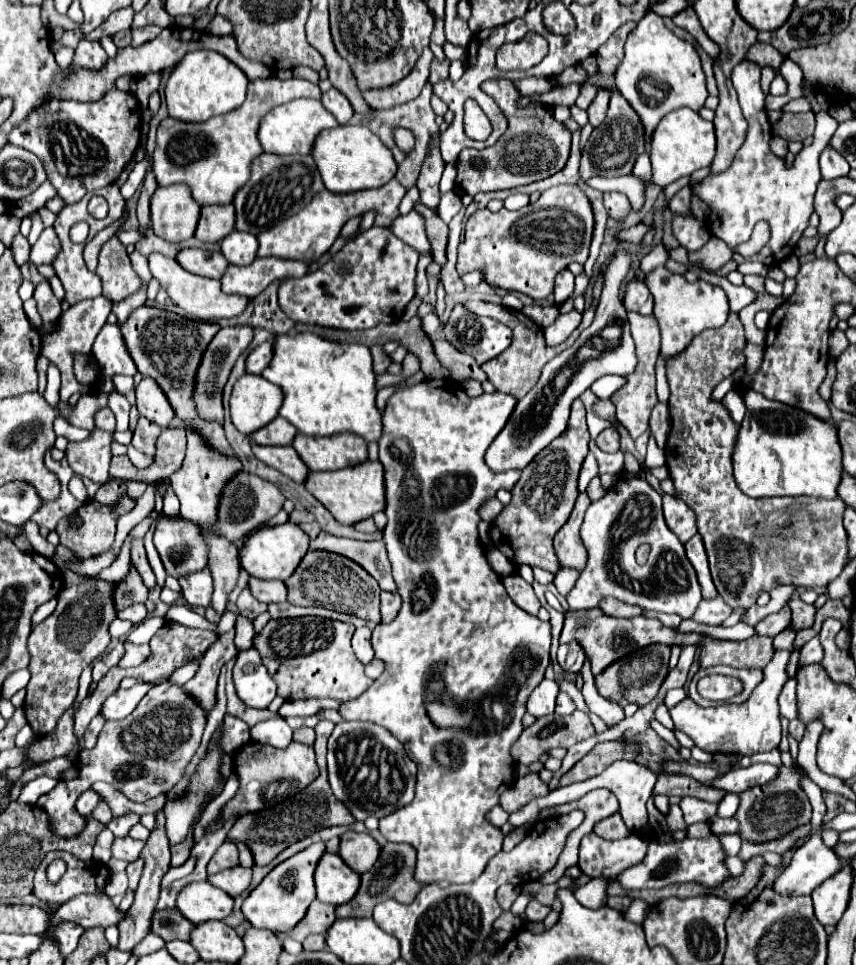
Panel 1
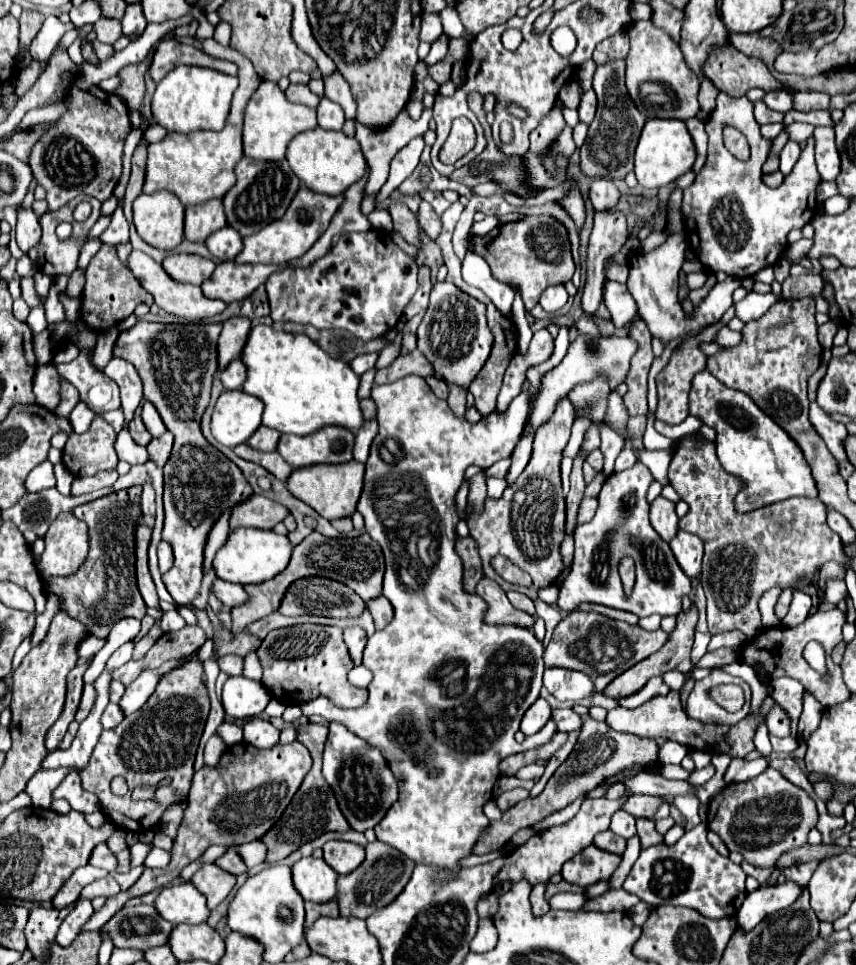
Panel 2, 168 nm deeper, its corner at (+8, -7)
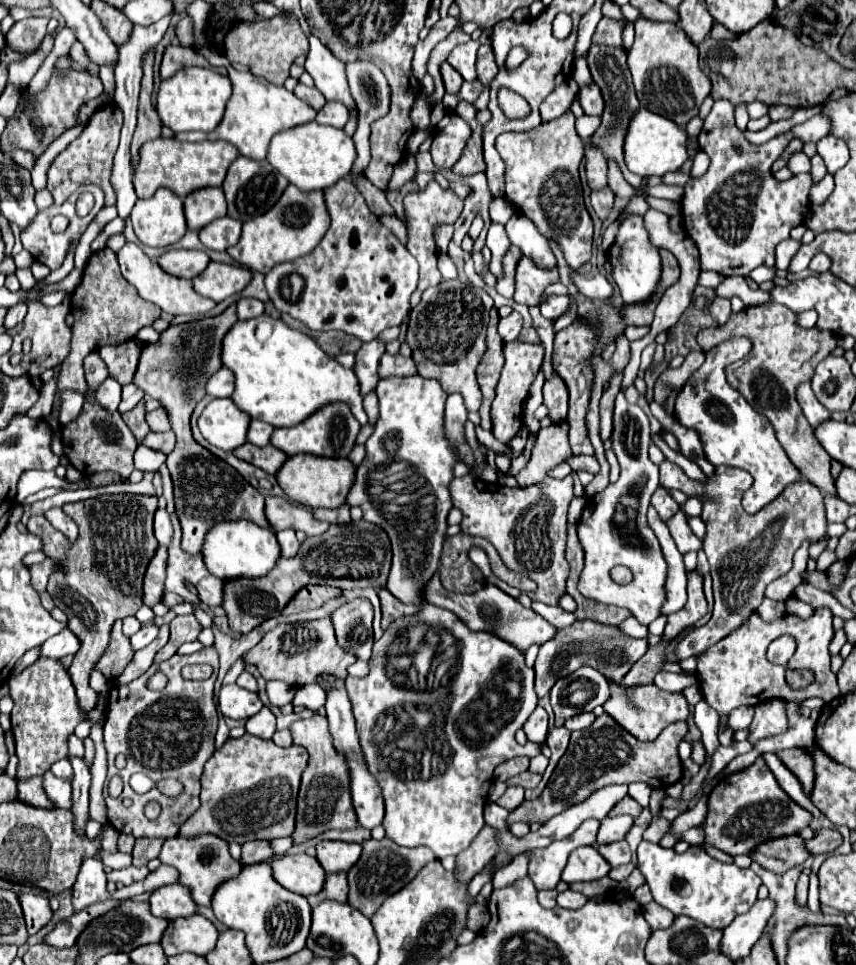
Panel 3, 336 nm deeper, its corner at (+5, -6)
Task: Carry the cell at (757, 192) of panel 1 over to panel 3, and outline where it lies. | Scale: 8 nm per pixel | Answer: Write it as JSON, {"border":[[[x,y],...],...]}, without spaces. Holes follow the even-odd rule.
{"border":[[[717,99],[711,113],[705,119],[705,127],[699,135],[699,147],[711,157],[711,165],[707,173],[699,179],[689,179],[685,185],[685,193],[681,199],[681,215],[685,233],[697,243],[701,255],[701,269],[703,271],[717,271],[725,277],[729,275],[749,275],[759,265],[775,265],[775,245],[789,237],[789,231],[803,223],[805,213],[809,211],[809,189],[813,185],[811,173],[793,175],[789,181],[775,181],[771,177],[771,163],[775,157],[783,153],[787,143],[793,137],[801,141],[819,141],[831,129],[831,119],[827,115],[815,115],[813,119],[805,121],[803,125],[793,127],[789,133],[783,133],[763,145],[753,145],[745,139],[745,131],[735,125],[735,107],[727,99]],[[733,147],[741,147],[741,155],[735,153]]]}

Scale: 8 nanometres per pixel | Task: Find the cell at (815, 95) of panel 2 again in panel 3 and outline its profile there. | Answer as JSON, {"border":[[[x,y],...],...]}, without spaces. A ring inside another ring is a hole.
{"border":[[[777,105],[777,107],[771,107],[769,111],[769,117],[771,121],[779,121],[779,119],[789,119],[791,115],[795,115],[795,107],[787,107],[787,105]]]}

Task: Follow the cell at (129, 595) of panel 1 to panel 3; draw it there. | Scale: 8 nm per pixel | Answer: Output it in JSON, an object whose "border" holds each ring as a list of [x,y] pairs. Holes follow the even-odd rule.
{"border":[[[131,493],[67,503],[63,505],[63,511],[79,525],[79,539],[75,543],[53,541],[53,537],[43,539],[43,553],[61,559],[65,565],[65,571],[49,577],[47,591],[55,605],[69,617],[67,627],[81,641],[81,649],[69,667],[81,713],[89,713],[97,703],[99,695],[89,687],[89,675],[95,669],[95,661],[103,655],[103,649],[107,649],[107,641],[111,641],[111,625],[117,619],[135,615],[143,605],[143,575],[157,549],[157,539],[153,535],[155,509],[155,495]],[[81,597],[89,605],[81,605]]]}

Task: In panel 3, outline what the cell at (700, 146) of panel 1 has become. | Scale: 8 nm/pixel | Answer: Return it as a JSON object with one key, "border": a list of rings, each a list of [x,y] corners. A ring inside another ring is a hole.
{"border":[[[643,107],[633,115],[625,137],[625,163],[631,173],[637,173],[641,177],[663,177],[669,171],[681,169],[687,159],[687,131],[683,127]]]}

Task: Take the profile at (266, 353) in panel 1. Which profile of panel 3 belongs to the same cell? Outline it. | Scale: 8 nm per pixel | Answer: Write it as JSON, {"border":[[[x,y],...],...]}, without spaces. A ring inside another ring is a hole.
{"border":[[[221,367],[215,375],[207,381],[207,393],[213,397],[231,397],[235,385],[233,385],[233,373],[225,367]]]}

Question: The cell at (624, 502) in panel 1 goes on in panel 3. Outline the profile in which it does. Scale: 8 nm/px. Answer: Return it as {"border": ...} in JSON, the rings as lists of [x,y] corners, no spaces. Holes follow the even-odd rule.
{"border":[[[623,389],[615,399],[613,415],[613,451],[621,465],[621,477],[611,483],[605,491],[587,499],[583,515],[577,523],[577,535],[585,551],[585,567],[579,577],[579,591],[583,597],[629,609],[639,623],[649,625],[661,617],[667,583],[667,561],[663,557],[659,539],[647,523],[647,507],[651,495],[659,487],[659,467],[647,457],[651,443],[649,419],[641,407],[629,405]],[[625,565],[633,571],[629,585],[619,585],[611,579],[611,569]]]}

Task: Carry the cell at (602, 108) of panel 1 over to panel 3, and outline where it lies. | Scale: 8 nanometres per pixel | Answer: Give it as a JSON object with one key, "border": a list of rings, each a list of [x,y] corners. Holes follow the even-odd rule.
{"border":[[[597,85],[583,87],[579,91],[579,97],[581,97],[579,103],[587,115],[601,115],[603,113],[603,97],[601,97],[601,91]]]}

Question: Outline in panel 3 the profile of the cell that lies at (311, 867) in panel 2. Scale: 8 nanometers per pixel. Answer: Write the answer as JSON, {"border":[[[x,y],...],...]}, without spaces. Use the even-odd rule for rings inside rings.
{"border":[[[305,853],[283,855],[271,863],[275,879],[289,891],[299,893],[303,897],[321,893],[325,885],[325,869],[319,865],[317,857],[309,857]]]}

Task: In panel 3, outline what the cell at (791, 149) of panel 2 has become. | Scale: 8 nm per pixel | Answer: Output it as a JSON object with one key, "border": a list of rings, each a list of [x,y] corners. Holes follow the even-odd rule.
{"border":[[[795,151],[789,161],[787,161],[787,169],[797,175],[797,173],[803,173],[803,171],[809,171],[811,169],[811,163],[809,163],[809,157],[803,153],[803,151]]]}

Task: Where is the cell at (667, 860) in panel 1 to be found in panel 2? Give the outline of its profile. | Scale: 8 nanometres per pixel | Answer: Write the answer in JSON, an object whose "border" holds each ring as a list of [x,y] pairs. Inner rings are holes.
{"border":[[[698,824],[672,846],[656,844],[644,848],[624,880],[624,890],[650,906],[686,906],[710,920],[732,918],[746,898],[746,874],[730,858],[720,856],[706,840],[706,834],[706,824]]]}

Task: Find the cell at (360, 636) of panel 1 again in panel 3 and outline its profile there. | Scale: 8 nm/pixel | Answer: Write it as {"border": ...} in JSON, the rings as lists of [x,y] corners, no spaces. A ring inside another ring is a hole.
{"border":[[[355,599],[333,613],[337,643],[353,653],[357,659],[367,661],[373,647],[373,607],[367,599]]]}

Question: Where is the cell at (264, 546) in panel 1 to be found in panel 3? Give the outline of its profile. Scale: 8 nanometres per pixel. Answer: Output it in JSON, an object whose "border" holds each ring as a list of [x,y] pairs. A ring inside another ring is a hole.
{"border":[[[223,521],[217,523],[205,537],[203,559],[211,575],[229,581],[237,577],[257,579],[265,577],[281,557],[281,547],[273,531],[263,529],[251,521]]]}

